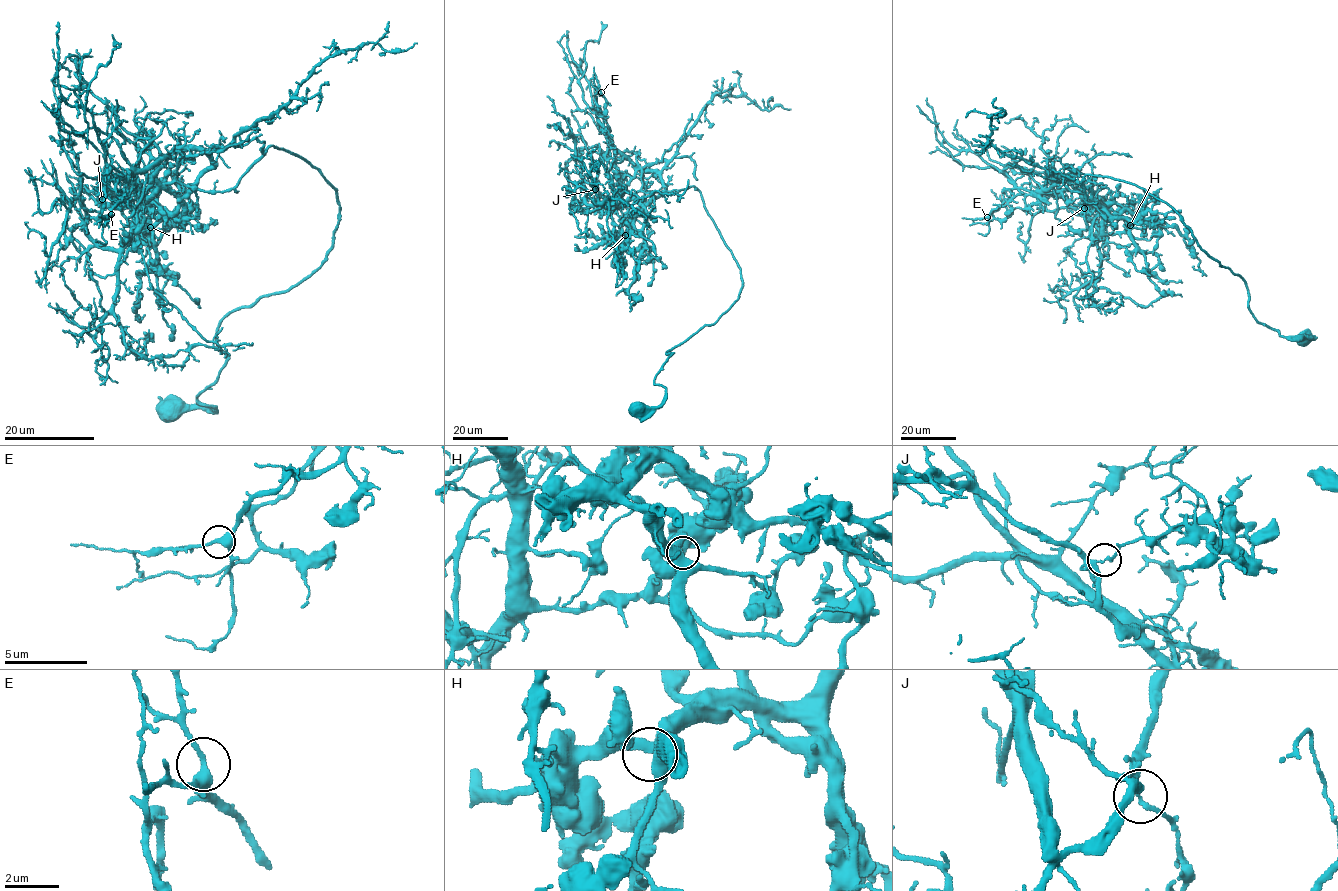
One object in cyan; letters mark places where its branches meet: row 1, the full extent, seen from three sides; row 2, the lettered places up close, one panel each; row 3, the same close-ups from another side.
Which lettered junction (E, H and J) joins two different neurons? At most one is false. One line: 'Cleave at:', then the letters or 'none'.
Cleave at: J

